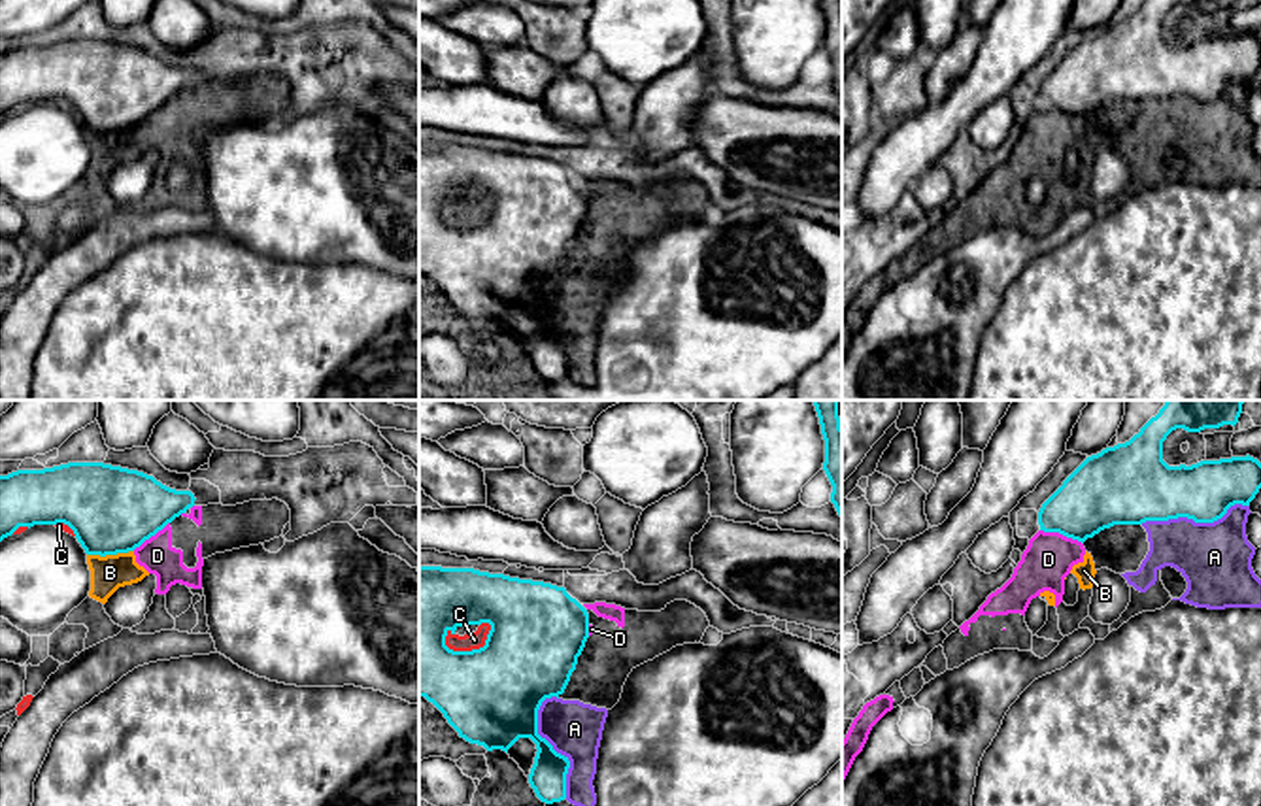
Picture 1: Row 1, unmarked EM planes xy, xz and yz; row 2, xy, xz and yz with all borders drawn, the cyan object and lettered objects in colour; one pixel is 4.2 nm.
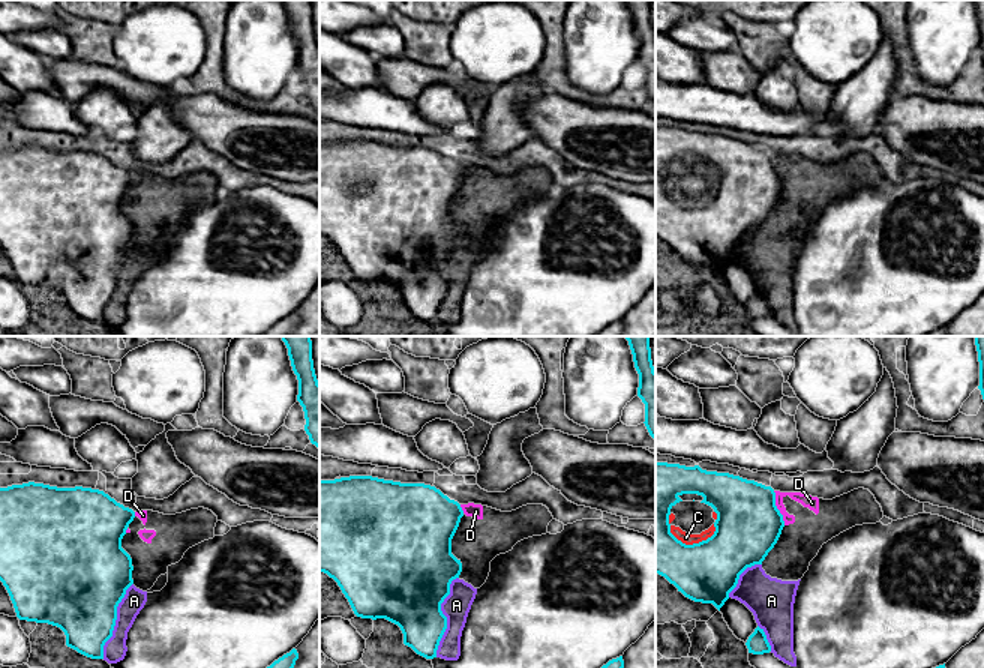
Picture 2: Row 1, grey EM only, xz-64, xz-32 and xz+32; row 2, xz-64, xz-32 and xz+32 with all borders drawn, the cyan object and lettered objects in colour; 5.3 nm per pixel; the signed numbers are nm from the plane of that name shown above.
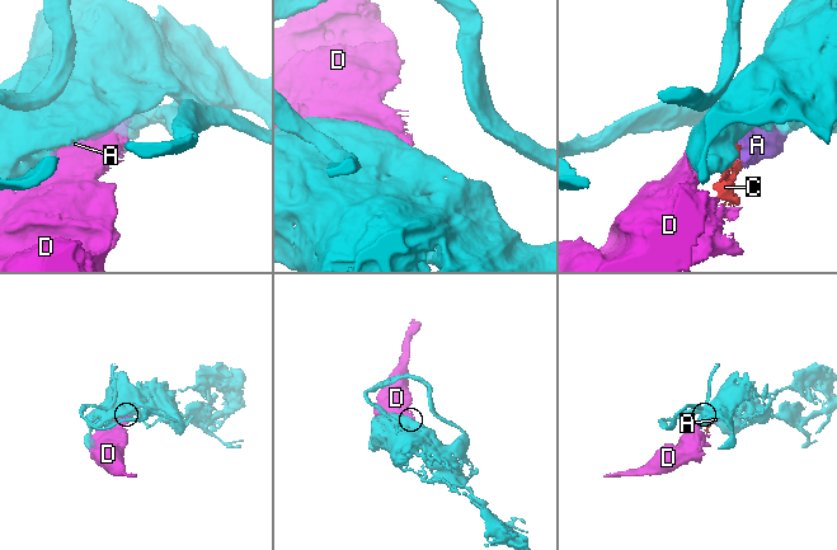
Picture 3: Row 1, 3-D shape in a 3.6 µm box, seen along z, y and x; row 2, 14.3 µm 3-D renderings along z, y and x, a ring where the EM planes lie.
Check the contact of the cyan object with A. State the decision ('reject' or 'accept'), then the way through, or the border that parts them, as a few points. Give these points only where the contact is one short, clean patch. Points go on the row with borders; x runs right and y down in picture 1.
reject

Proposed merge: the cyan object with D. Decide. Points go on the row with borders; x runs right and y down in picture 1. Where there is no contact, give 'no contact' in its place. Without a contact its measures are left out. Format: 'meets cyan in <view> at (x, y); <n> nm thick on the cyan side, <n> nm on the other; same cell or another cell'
meets cyan in yz at (1061, 533); 300 nm thick on the cyan side, 220 nm on the other; another cell

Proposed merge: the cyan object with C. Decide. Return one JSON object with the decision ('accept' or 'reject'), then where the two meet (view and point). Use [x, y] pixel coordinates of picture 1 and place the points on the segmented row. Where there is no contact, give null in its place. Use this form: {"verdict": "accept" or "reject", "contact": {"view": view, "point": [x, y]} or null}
{"verdict": "reject", "contact": {"view": "xz", "point": [472, 650]}}

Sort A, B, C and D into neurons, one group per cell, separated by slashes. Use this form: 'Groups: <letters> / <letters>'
Groups: A B C D

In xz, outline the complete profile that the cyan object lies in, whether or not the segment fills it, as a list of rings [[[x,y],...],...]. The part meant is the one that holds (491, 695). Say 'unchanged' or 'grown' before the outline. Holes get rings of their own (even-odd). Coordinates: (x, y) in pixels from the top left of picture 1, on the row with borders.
unchanged; [[[419,566],[419,697],[432,702],[461,738],[483,746],[487,751],[502,749],[508,753],[519,738],[530,738],[538,751],[529,783],[546,804],[566,798],[570,761],[538,734],[538,710],[546,698],[559,698],[564,693],[587,638],[589,613],[564,587],[474,568]],[[481,623],[491,625],[483,647],[453,651],[446,646],[449,632],[455,634],[462,625]]]

